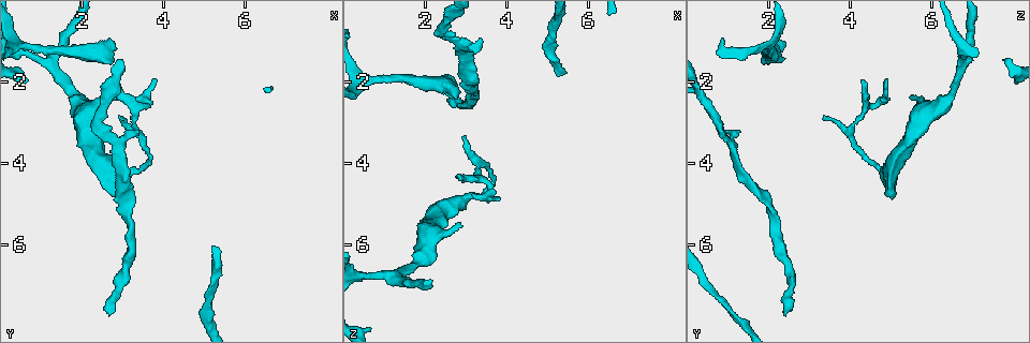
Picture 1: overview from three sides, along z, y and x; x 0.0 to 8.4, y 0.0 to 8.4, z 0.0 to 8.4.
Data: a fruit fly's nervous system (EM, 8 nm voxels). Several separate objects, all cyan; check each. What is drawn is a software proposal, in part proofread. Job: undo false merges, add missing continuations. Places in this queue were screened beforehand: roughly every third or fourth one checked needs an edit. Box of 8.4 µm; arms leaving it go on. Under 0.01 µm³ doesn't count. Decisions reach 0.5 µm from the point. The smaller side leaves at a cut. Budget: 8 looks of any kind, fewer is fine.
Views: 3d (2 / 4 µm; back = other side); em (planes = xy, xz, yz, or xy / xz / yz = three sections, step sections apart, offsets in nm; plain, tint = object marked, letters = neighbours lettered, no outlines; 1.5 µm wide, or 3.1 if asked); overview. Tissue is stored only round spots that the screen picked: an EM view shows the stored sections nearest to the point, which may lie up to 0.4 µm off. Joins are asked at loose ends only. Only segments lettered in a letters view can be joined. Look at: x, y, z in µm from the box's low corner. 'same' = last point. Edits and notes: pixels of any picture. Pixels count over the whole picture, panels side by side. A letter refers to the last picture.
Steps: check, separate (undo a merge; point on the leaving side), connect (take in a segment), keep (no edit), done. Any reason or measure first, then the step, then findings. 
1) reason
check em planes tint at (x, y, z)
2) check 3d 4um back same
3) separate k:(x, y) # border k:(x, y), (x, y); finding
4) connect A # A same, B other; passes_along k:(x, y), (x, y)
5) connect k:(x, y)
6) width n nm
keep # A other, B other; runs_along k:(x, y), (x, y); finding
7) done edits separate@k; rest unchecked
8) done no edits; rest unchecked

arms part here
check 3d 4um back at (0.55, 1.20, 1.90)

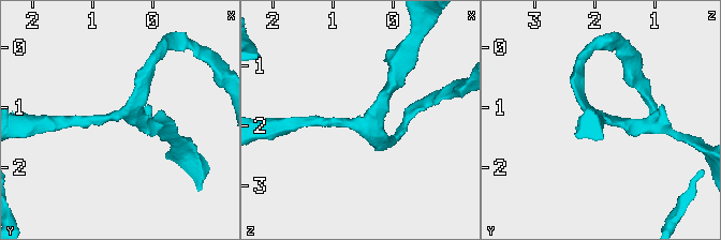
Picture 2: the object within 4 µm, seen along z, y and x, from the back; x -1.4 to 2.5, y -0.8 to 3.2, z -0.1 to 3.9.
arms 3
check em planes plain at (0.55, 1.15, 1.95)

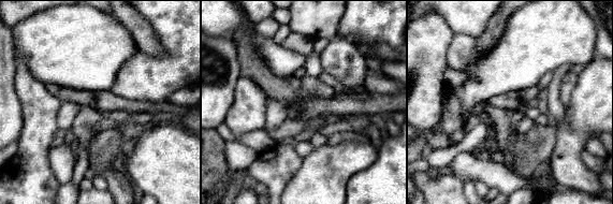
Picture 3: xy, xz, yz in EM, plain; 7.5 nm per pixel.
check em planes letters same

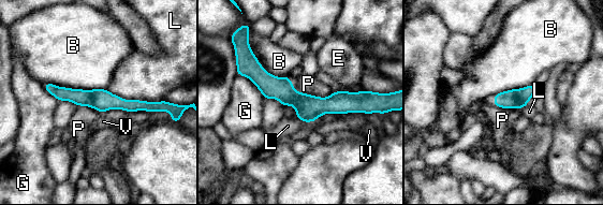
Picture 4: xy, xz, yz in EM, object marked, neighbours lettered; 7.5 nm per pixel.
keep # B other, E other, G other, L other, P other, V other; border 4:(295, 90), (320, 97), (334, 91); continuous, no second cell

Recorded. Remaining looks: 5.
stops while still wide
check em xy step 4 letters at (2.75, 4.85, 4.95)

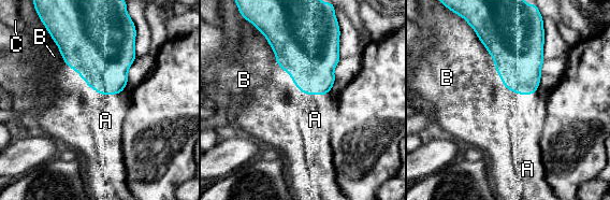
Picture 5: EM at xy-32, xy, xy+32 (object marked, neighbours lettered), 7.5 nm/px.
check em planes letters same

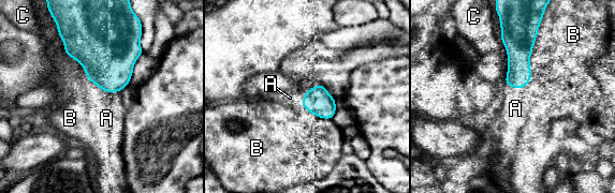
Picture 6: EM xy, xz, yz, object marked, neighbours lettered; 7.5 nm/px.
connect A # A same, B other, C other; the cell continues

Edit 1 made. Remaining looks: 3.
redraw
check overview

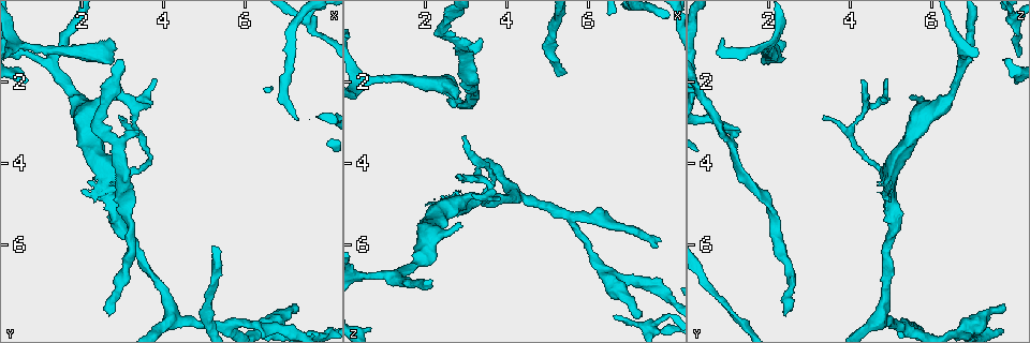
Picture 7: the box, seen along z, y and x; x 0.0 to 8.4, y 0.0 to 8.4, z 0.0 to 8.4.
check em planes plain at (3.40, 3.20, 1.00)

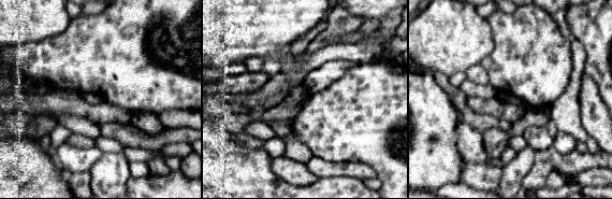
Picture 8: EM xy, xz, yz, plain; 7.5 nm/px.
check em planes letters same

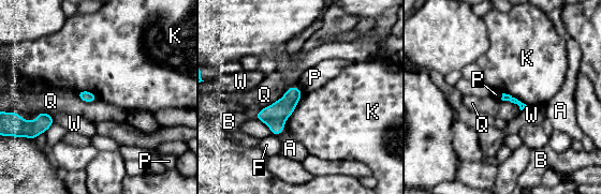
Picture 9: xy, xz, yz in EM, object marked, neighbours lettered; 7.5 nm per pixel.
keep # A other, B other, F other, K other, P other, Q other, W other; border 9:(303, 93), (277, 136); no lettered segment goes on from it

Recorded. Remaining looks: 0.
done edits connect@6; rest unchecked

